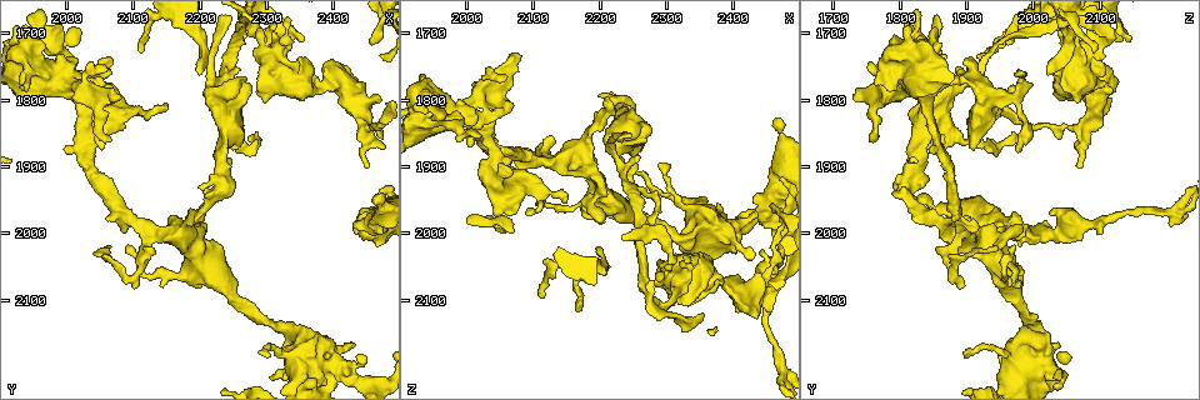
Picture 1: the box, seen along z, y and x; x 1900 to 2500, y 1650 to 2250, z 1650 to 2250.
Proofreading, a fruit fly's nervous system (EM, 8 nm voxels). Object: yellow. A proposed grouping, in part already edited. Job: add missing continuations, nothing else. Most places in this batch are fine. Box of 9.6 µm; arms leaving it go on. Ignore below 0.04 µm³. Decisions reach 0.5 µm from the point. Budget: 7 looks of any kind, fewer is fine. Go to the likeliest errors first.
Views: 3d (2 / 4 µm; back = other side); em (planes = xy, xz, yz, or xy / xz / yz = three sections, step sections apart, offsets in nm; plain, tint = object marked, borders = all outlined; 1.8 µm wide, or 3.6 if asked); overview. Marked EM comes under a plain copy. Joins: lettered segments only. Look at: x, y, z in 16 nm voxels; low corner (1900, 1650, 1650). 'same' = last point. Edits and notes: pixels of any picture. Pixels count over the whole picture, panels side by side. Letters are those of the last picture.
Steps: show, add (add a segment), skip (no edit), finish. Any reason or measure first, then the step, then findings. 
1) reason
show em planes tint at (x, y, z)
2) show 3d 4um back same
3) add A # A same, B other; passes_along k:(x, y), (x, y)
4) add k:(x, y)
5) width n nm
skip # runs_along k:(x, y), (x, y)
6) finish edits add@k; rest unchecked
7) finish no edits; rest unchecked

free end
show em planes borders at (2195, 1760, 2020)

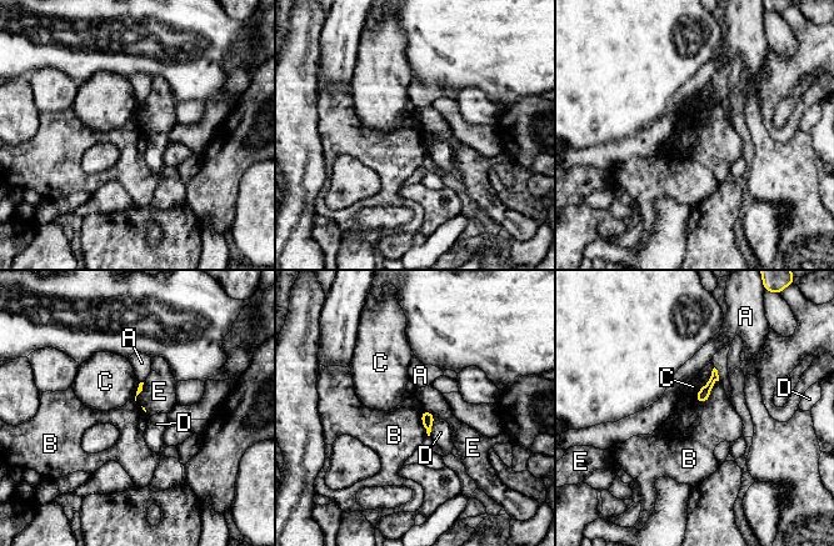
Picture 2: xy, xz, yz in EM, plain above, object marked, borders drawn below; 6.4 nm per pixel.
skip # A other, B other, C other, D other, E other; border 2:(719, 380), (705, 401), (695, 401); none of them fits

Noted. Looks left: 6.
sharp bend
show em 3.6um planes tint at (2315, 1730, 2075)

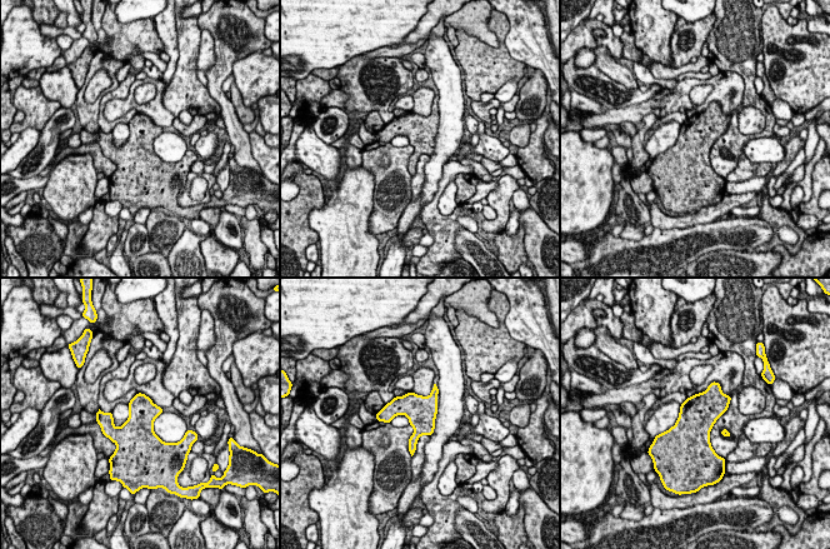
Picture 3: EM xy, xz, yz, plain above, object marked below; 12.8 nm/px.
show em 3.6um planes borders same

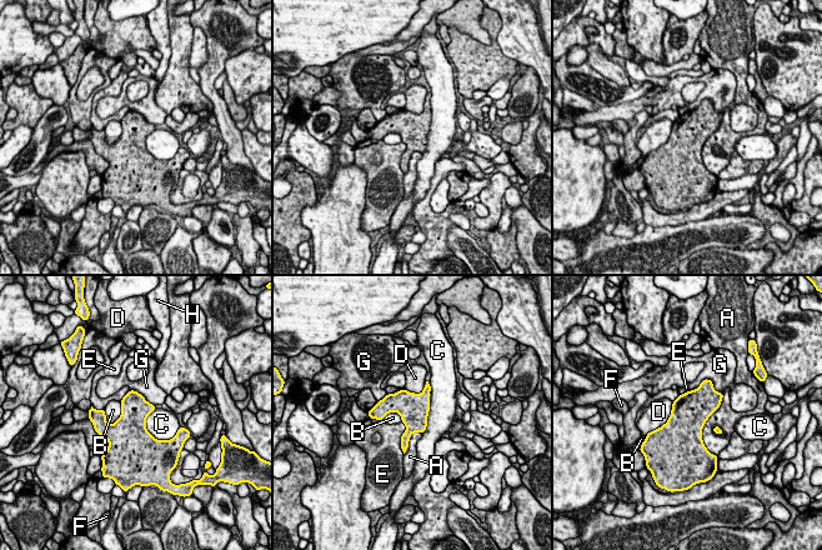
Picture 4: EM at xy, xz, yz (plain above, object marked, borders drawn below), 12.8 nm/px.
width 380 nm
skip # A other, B other, C other, D other, E other, F other, G other, H other; border 4:(121, 403), (121, 414), (109, 425); none of them fits

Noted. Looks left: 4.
free end
show 3d 4um back at (2455, 1720, 1965)

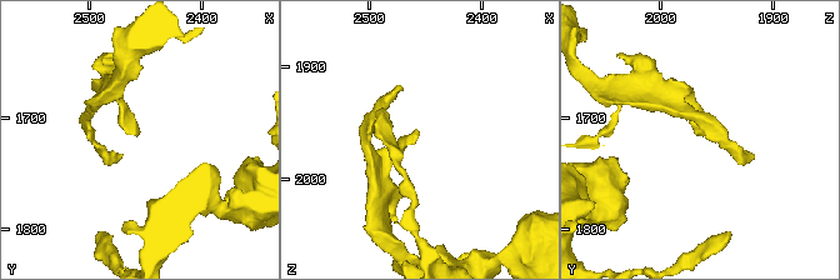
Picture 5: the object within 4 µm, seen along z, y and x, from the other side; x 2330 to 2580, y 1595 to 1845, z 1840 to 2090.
now the EM
show em planes borders at (2460, 1718, 1964)

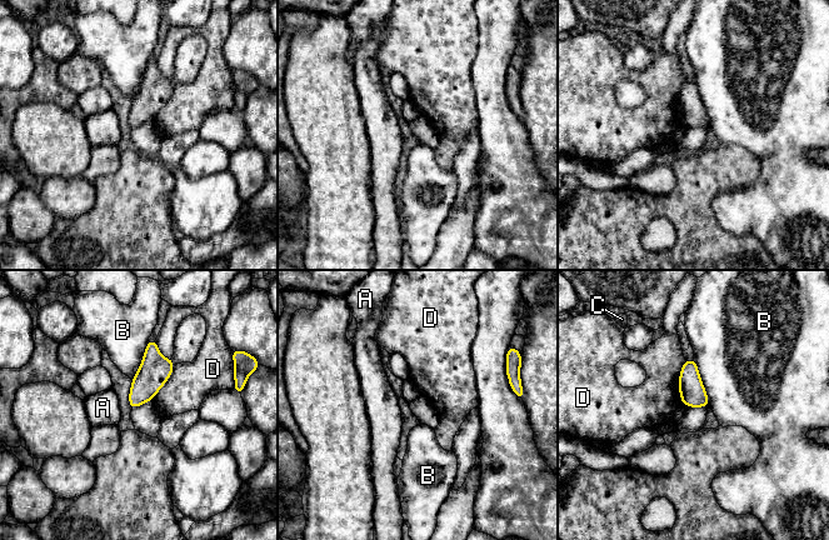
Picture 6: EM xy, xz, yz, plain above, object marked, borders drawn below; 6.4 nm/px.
skip # A other, B other, C other, D other; border 6:(693, 359), (709, 405); no lettered segment goes on from it

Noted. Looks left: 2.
finish no edits; rest unchecked

